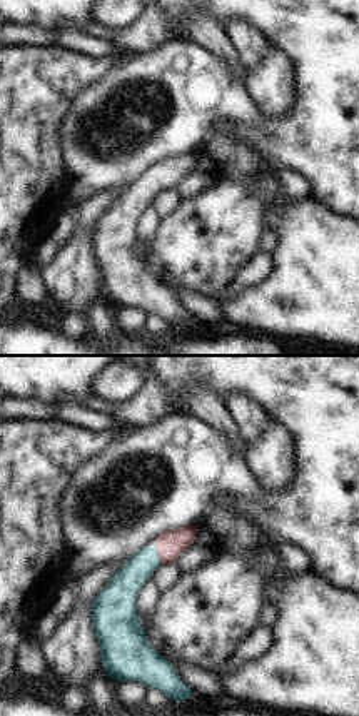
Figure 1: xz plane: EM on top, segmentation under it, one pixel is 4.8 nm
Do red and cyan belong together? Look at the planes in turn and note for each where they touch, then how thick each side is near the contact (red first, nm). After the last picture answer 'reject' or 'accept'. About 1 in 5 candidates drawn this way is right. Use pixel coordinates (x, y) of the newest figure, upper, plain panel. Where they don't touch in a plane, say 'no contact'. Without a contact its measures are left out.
contact (157, 179); calibres 130 and 150 nm

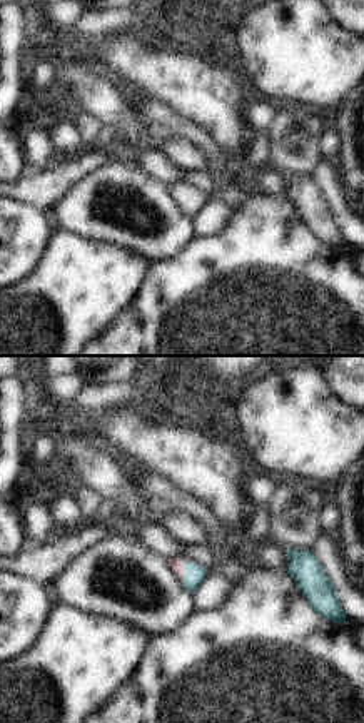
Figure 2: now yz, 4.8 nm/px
contact (184, 197); calibres 60 and 100 nm

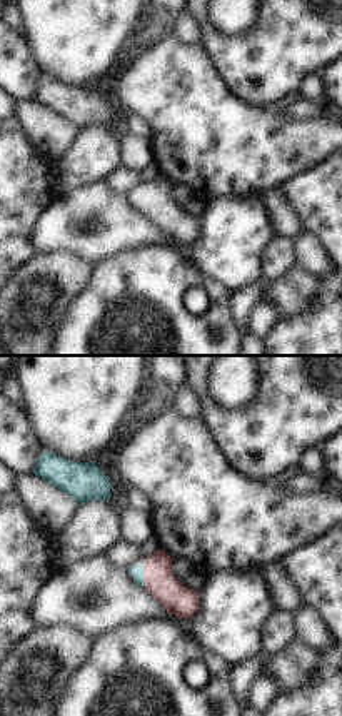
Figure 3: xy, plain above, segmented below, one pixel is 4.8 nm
contact (144, 201); calibres 150 and 60 nm

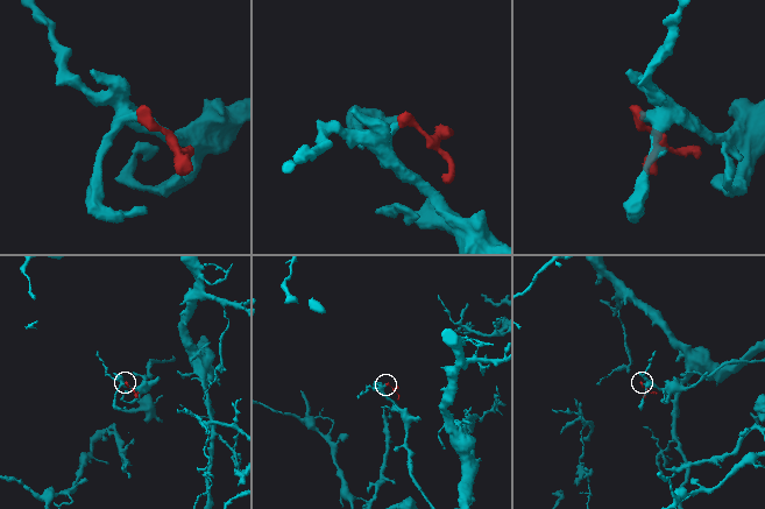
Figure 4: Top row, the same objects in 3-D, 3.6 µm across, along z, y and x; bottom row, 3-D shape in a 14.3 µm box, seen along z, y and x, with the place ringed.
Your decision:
accept

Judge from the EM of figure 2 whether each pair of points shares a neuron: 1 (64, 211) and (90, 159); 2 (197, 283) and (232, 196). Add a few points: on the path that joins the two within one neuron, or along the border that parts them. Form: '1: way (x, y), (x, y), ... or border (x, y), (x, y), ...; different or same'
1: border (107, 161), (77, 181), (54, 207); different
2: border (242, 192), (242, 199), (232, 209); different

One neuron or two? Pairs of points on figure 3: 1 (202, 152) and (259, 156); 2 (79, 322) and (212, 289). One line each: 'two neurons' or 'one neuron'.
1: one neuron
2: one neuron

